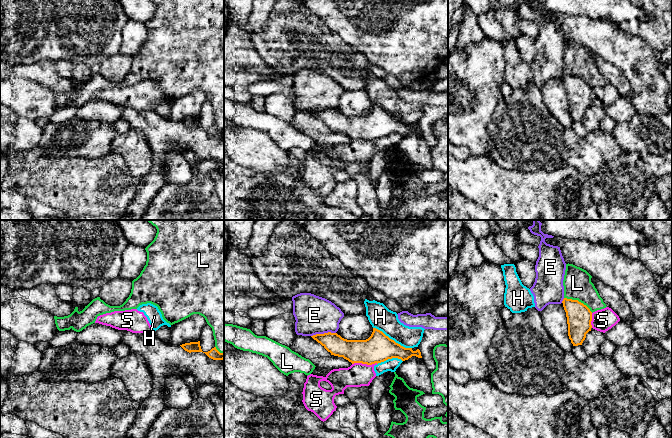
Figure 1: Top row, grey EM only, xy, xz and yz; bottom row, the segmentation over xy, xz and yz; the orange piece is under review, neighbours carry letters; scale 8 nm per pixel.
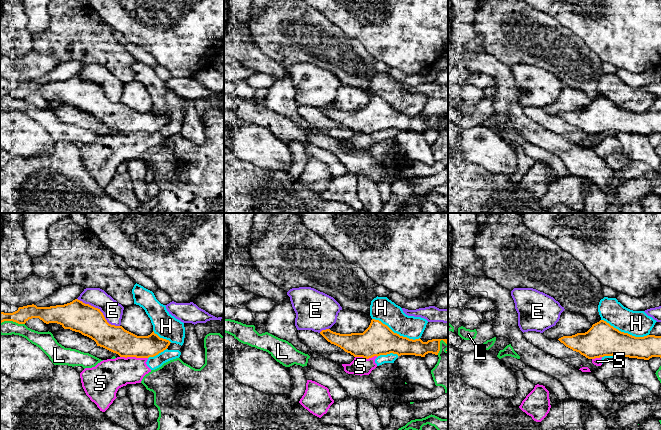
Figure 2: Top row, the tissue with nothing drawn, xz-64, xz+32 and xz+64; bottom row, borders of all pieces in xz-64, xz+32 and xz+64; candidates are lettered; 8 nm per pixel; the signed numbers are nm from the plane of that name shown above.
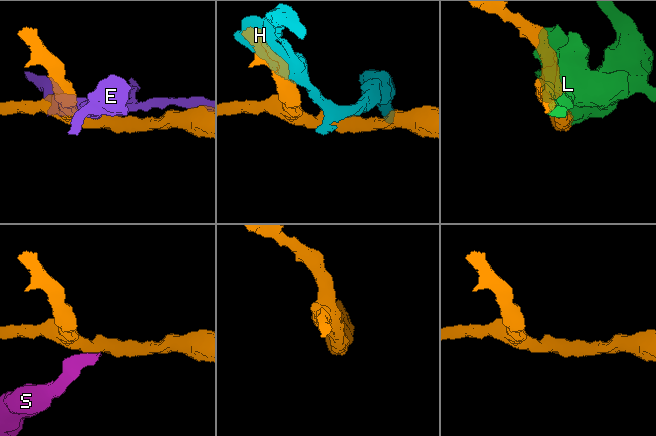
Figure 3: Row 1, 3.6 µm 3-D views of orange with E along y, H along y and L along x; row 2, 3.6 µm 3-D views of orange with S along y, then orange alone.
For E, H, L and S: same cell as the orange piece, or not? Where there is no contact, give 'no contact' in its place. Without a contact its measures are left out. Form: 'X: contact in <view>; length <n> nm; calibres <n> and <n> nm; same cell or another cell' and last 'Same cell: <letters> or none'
E: contact in xz; length 200 nm; calibres 160 and 300 nm; another cell
H: contact in xz; length 360 nm; calibres 220 and 190 nm; another cell
L: contact in yz; length 260 nm; calibres 200 and 220 nm; another cell
S: contact in xz; length 200 nm; calibres 220 and 190 nm; another cell
Same cell: none

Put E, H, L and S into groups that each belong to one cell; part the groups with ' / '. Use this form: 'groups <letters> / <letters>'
groups E / H S / L

